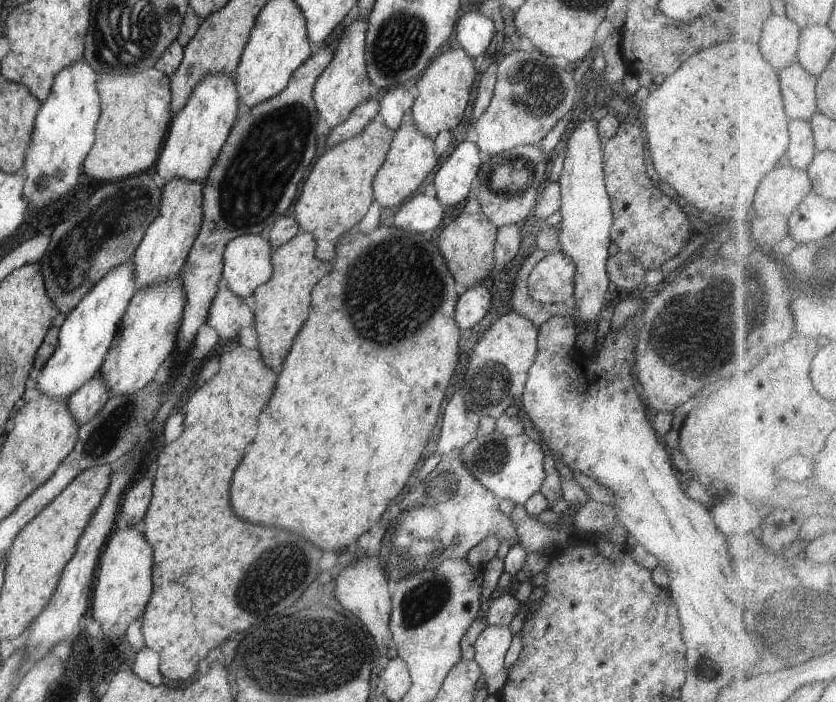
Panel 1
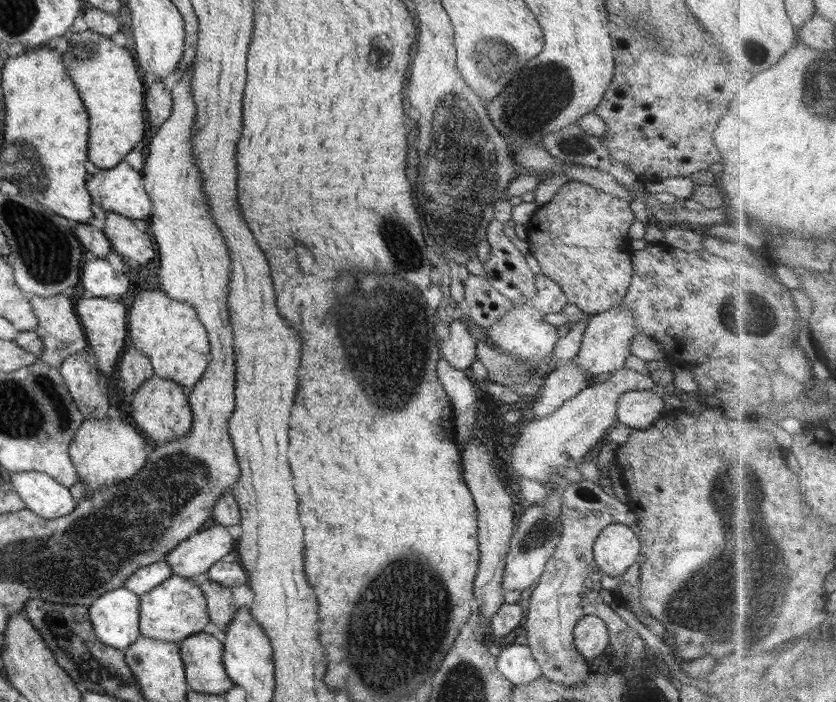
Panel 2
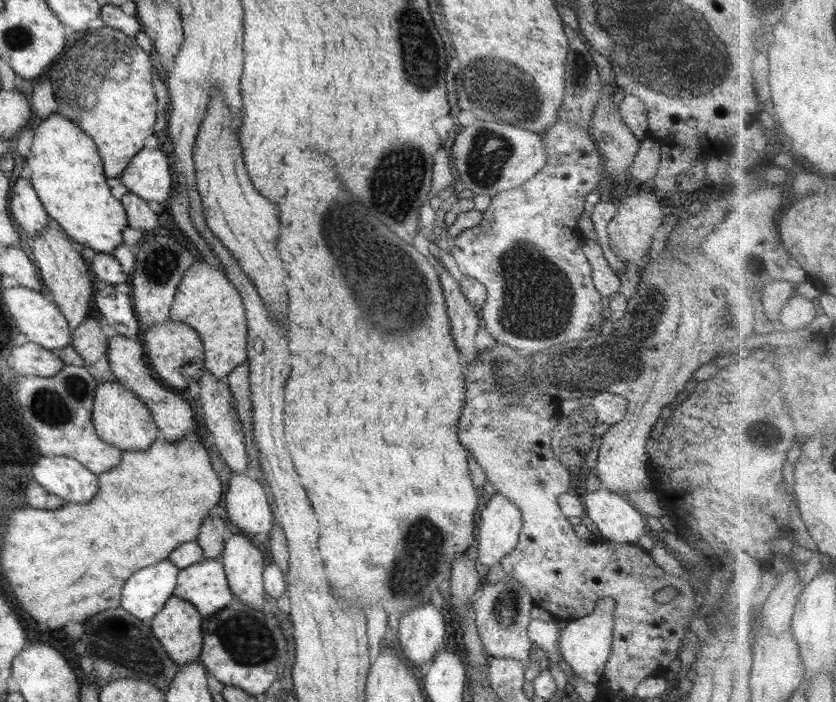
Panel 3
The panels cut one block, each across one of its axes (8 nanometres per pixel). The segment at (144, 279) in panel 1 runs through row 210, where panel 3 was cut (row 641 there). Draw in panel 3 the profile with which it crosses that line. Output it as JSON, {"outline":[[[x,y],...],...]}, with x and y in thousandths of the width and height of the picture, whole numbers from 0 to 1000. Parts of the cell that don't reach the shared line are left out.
{"outline":[[[207,846],[178,890],[197,930],[218,947],[238,937],[243,922],[243,882],[231,860]]]}

